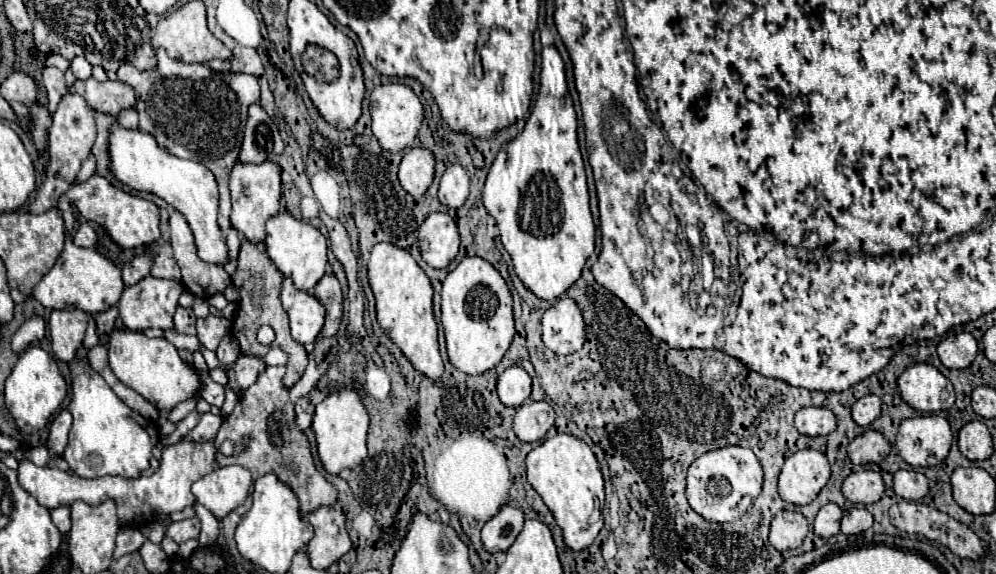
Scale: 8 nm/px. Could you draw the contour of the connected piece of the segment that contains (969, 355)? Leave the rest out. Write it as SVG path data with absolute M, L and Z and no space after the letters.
M954 331L938 343L938 357L948 369L968 367L978 351L976 339L968 331Z

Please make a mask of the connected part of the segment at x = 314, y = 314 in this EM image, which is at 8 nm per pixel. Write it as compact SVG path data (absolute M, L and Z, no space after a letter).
M284 279L280 299L282 299L282 307L290 317L292 337L302 345L314 343L326 319L326 309L320 303L320 299L308 291L296 289L290 279Z

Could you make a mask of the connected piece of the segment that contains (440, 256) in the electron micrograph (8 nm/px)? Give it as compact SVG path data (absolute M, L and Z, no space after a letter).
M430 213L418 227L418 247L422 259L436 267L448 267L460 247L460 233L454 217L448 213Z

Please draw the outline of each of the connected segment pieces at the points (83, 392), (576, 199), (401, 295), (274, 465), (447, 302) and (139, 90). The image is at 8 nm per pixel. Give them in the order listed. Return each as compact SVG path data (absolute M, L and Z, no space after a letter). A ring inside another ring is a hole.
M74 357L74 361L70 363L70 371L72 371L72 401L68 405L68 411L72 413L74 421L72 421L72 429L70 429L70 441L68 447L64 451L64 459L68 455L68 465L70 469L80 475L80 477L90 477L90 479L98 479L104 475L114 475L114 477L124 477L124 479L136 479L140 475L142 469L148 469L150 465L150 457L152 457L152 441L150 435L146 431L146 425L150 425L150 421L146 421L140 413L132 411L112 389L110 385L90 367L86 357Z
M556 47L541 52L540 88L534 109L524 131L502 145L484 185L484 207L496 219L500 241L510 253L514 269L522 283L540 299L558 299L580 277L586 259L594 253L596 225L590 213L590 197L584 173L584 161L578 145L578 117L568 93L562 55Z
M378 243L368 261L368 281L376 297L376 315L384 333L402 349L410 363L430 379L444 373L444 363L438 351L438 325L432 309L432 283L414 257L392 243Z
M266 367L262 371L262 375L258 377L258 381L244 391L244 395L238 401L238 405L234 407L234 411L224 419L214 443L216 443L216 447L220 447L220 443L224 439L230 439L232 443L240 443L242 439L248 437L248 445L244 451L230 455L230 457L218 453L216 461L220 465L242 465L252 473L252 479L258 479L266 473L276 473L284 483L290 483L290 487L298 495L300 511L308 513L308 511L314 511L314 507L334 505L338 499L338 489L334 483L326 481L326 477L316 469L314 457L310 451L310 441L304 435L304 431L300 431L296 427L294 403L290 401L290 395L288 395L290 391L282 383L284 373L286 373L286 367ZM274 407L282 407L282 411L286 411L286 423L290 423L290 431L286 431L286 445L282 449L272 447L272 443L268 439L266 423L268 423L268 415L270 415L270 411L274 411Z
M466 257L448 273L442 283L442 327L448 357L460 371L478 375L502 361L516 331L510 289L492 263L482 257Z
M158 49L156 71L138 71L134 65L124 63L118 69L118 79L132 85L136 91L140 129L154 135L158 145L170 149L170 153L182 159L200 161L214 173L220 187L218 225L222 231L230 229L230 167L238 159L242 147L248 107L260 101L258 81L252 75L218 73L202 63L172 59L164 49Z

